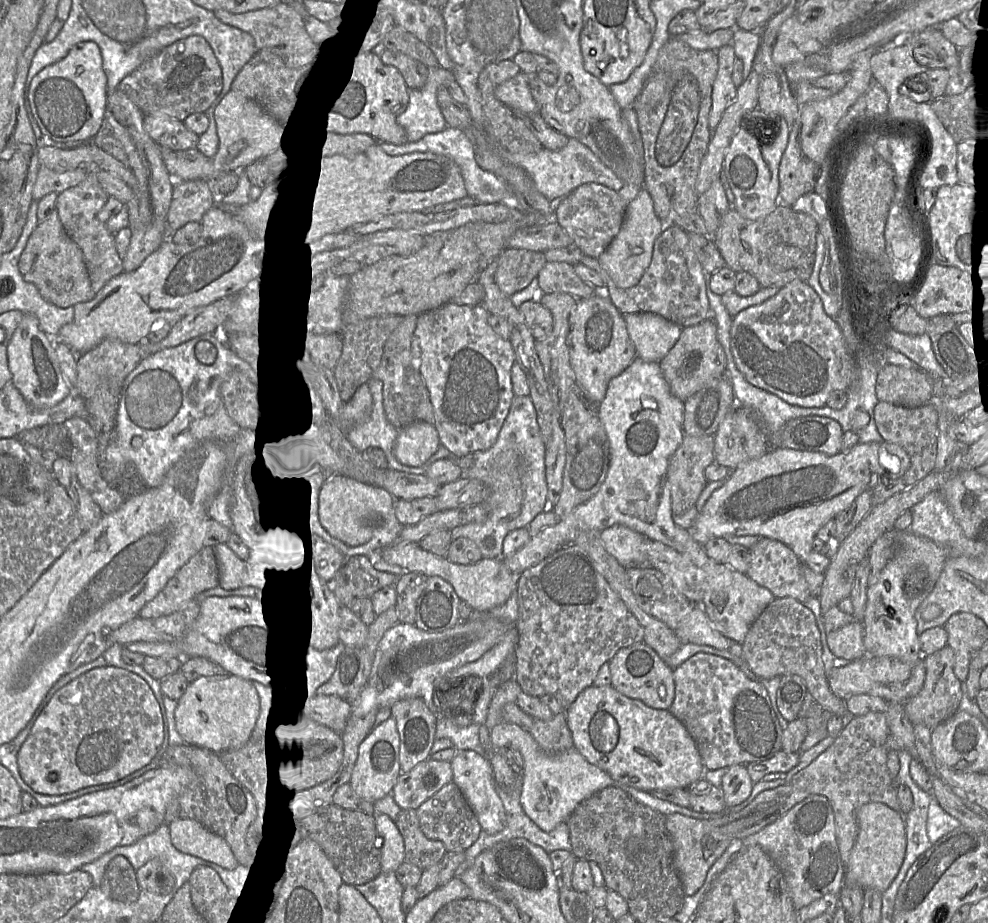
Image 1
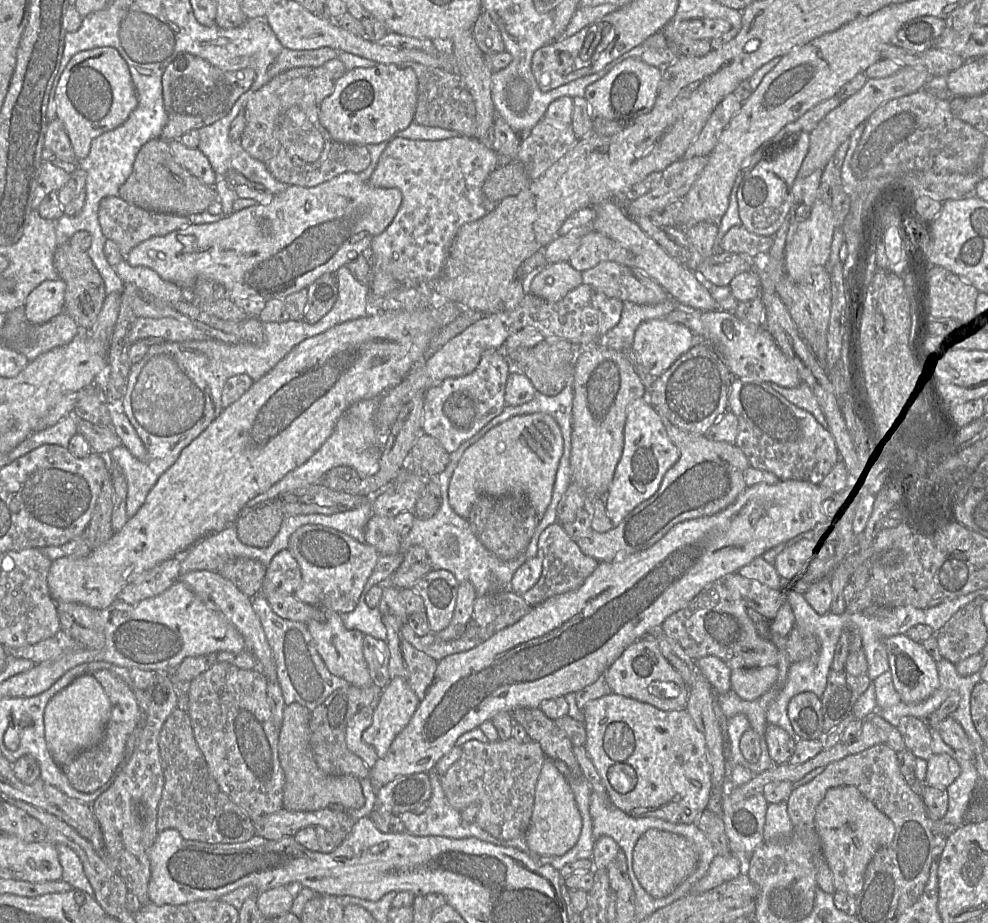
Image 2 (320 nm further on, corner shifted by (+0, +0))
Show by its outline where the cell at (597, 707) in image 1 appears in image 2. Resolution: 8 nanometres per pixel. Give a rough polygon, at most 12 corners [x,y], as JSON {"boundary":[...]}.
{"boundary":[[686,708],[583,709],[609,801],[697,824],[712,773]]}

